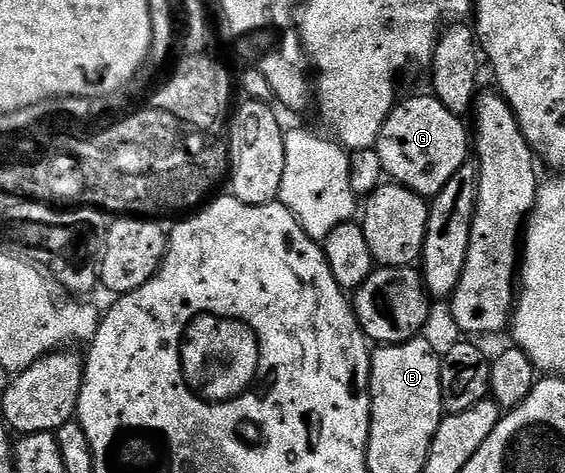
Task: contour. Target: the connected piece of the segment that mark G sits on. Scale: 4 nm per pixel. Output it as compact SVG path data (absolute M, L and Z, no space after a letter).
M409 97L404 101L405 98L393 106L389 118L383 123L375 146L375 157L383 163L385 177L390 182L407 187L421 197L432 199L439 195L439 191L443 191L443 187L447 187L447 183L451 183L455 171L459 171L459 167L463 167L470 160L471 129L461 122L464 120L458 114L447 111L447 107L443 107L437 97Z

